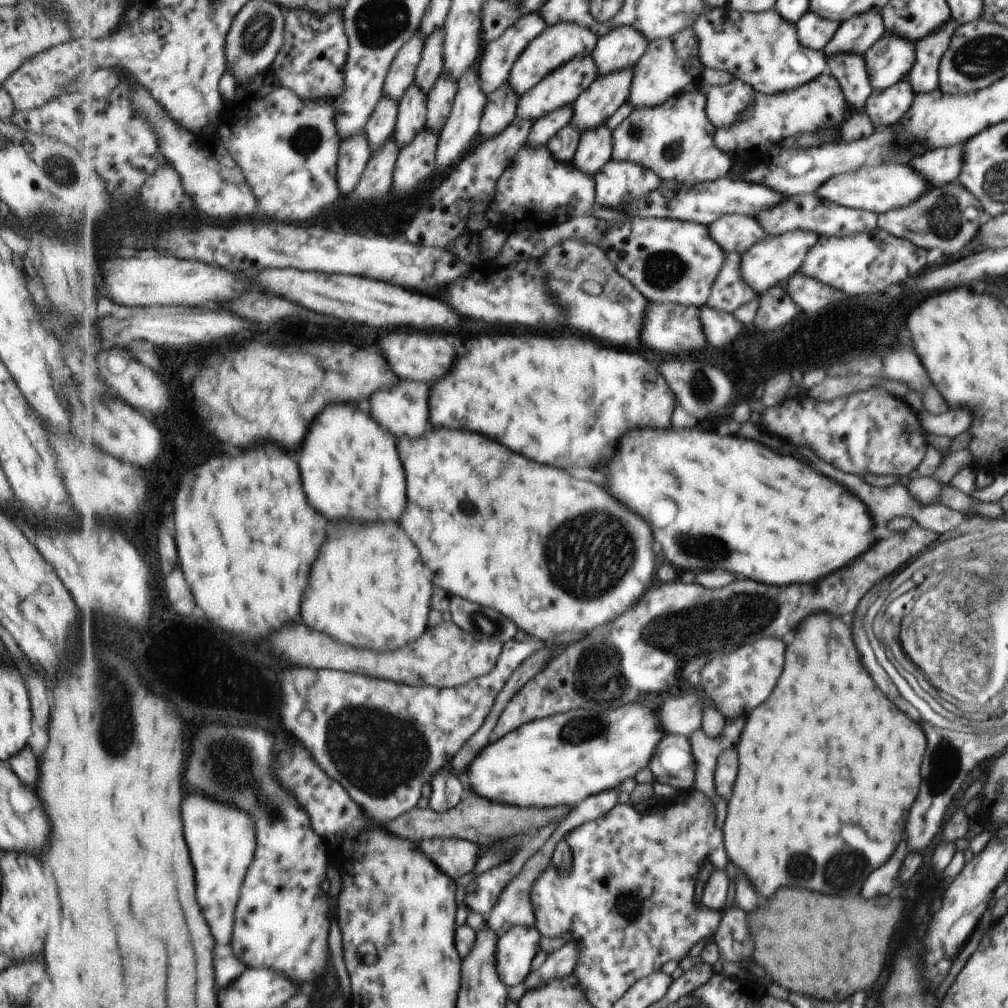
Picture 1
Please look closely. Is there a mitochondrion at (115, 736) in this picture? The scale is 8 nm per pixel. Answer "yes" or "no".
yes

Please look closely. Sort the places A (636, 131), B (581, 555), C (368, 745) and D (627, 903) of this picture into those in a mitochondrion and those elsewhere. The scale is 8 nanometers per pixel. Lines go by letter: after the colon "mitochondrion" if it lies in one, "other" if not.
A: mitochondrion
B: mitochondrion
C: mitochondrion
D: mitochondrion

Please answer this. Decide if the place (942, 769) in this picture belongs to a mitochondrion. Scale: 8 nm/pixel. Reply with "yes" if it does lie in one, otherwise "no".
yes

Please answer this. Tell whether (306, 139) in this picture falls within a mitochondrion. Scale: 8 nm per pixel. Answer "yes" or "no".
yes

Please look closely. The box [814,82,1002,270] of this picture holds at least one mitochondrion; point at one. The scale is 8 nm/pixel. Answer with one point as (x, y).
(945, 217)

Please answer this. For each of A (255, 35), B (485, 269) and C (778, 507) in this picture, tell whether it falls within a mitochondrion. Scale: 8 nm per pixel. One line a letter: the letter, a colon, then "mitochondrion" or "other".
A: mitochondrion
B: other
C: other

